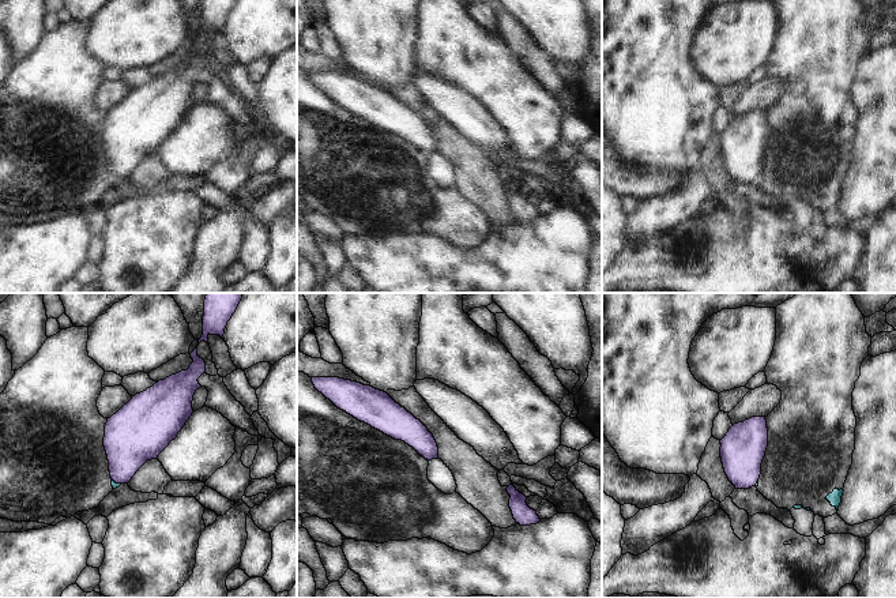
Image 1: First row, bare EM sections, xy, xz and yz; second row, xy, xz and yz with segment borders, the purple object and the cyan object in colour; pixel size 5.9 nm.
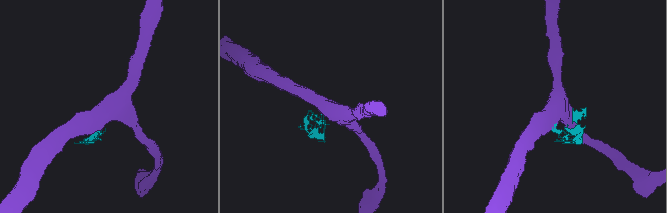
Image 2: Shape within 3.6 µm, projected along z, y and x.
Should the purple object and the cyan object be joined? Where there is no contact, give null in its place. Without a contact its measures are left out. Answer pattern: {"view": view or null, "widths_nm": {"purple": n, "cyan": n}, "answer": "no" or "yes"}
{"view": "xy", "widths_nm": {"purple": 300, "cyan": 40}, "answer": "no"}

